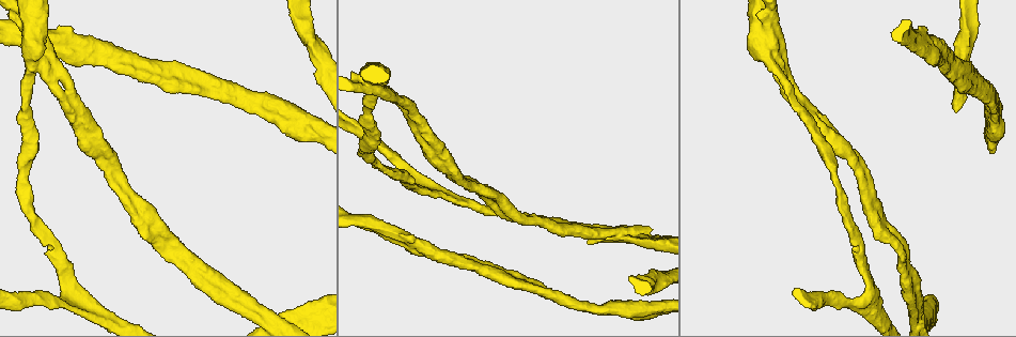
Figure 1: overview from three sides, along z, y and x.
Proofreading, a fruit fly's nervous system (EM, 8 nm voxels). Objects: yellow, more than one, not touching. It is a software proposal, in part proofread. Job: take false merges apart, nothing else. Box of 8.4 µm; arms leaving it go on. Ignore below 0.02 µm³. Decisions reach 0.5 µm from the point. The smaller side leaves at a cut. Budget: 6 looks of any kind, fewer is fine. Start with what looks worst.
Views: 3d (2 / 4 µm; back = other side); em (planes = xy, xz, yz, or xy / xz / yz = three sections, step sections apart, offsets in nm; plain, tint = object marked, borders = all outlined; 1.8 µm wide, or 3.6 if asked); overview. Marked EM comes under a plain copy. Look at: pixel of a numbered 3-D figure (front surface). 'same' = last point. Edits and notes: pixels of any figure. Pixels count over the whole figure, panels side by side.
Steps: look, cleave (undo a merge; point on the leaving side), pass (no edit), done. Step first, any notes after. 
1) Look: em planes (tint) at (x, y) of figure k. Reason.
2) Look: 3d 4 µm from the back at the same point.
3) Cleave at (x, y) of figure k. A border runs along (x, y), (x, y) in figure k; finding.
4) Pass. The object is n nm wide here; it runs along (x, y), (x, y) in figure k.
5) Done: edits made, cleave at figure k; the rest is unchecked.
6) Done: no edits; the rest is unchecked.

Look: em xy step 8 (tint) at (87, 49) of figure 1. Two arms in line, one across.

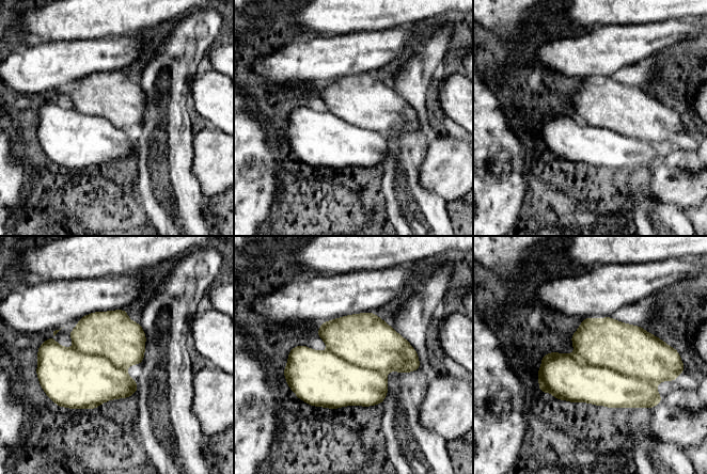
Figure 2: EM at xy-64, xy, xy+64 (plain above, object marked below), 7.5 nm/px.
Look: em planes (tint) at the same point. Cut it another way.

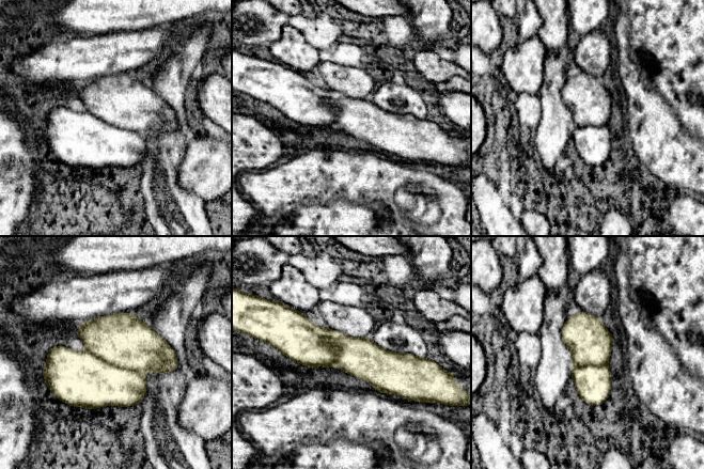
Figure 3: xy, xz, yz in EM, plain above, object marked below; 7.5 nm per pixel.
Pass. It runs along (287, 350), (416, 361) in figure 3; one neuron here.

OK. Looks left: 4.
Look: em xy step 16 (tint) at (202, 269) of figure 1. A fork.

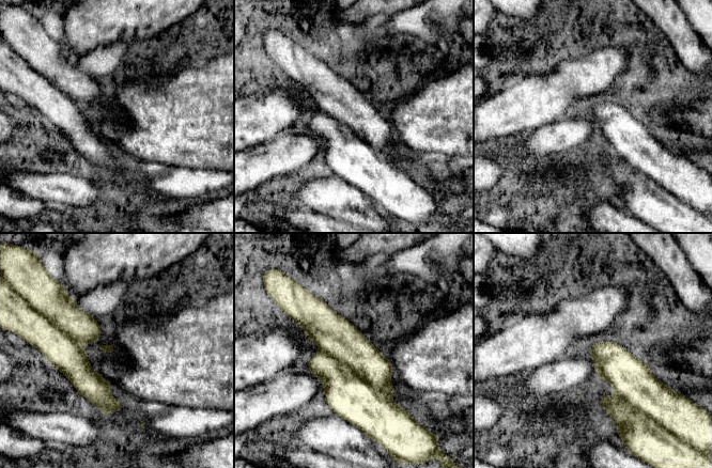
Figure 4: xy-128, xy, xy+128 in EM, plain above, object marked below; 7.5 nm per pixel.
Look: em planes (tint) at the same point.

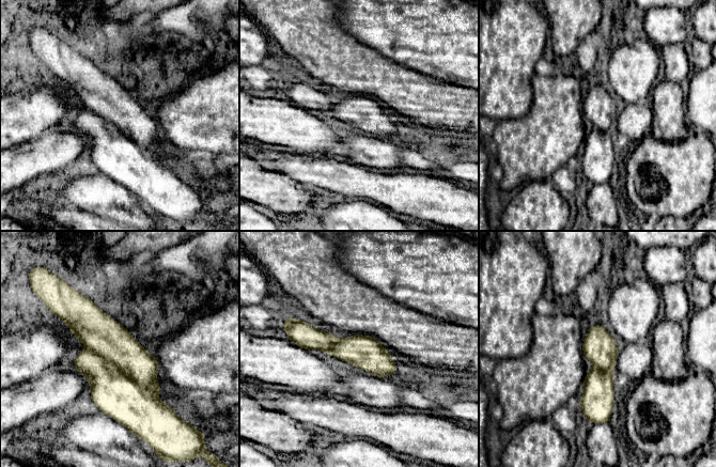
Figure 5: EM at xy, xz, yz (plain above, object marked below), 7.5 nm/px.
Pass. All the same neuron.

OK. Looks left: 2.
Look: em planes (tint) at (486, 192) of figure 1. Branch point.

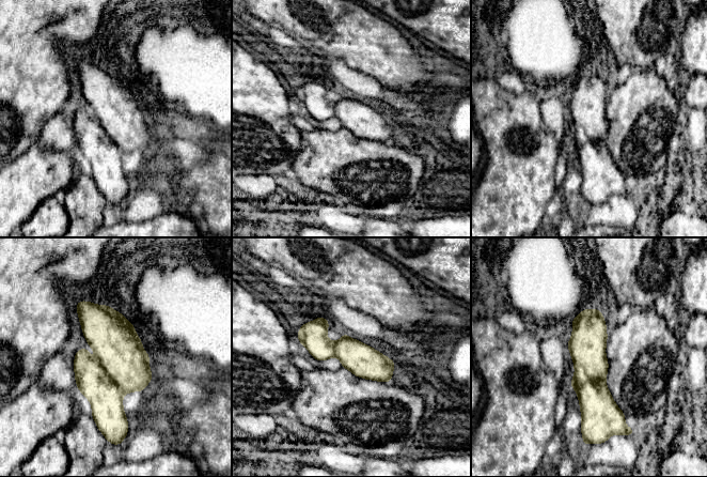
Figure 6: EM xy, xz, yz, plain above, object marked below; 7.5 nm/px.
Pass. It runs along (596, 311), (590, 323), (585, 421) in figure 6; one neuron here.

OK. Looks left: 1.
Done: no edits; the rest is unchecked.

